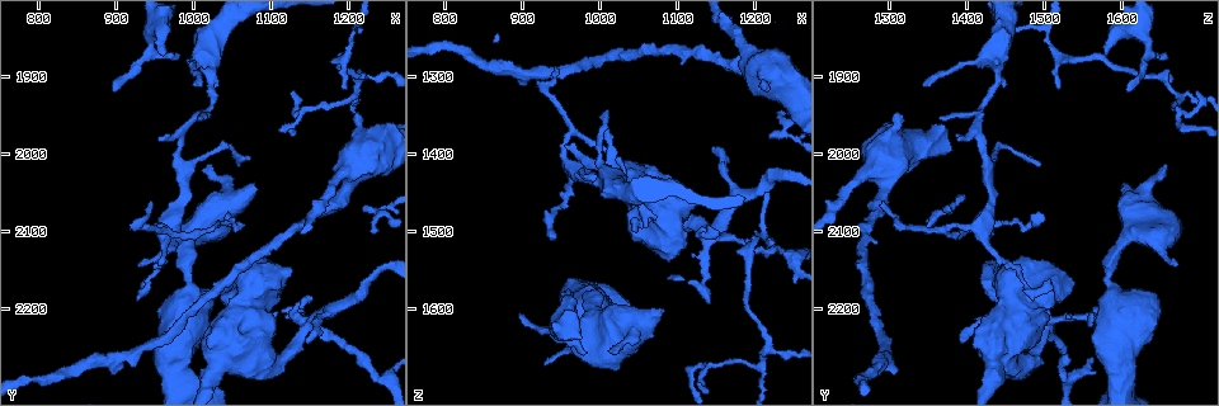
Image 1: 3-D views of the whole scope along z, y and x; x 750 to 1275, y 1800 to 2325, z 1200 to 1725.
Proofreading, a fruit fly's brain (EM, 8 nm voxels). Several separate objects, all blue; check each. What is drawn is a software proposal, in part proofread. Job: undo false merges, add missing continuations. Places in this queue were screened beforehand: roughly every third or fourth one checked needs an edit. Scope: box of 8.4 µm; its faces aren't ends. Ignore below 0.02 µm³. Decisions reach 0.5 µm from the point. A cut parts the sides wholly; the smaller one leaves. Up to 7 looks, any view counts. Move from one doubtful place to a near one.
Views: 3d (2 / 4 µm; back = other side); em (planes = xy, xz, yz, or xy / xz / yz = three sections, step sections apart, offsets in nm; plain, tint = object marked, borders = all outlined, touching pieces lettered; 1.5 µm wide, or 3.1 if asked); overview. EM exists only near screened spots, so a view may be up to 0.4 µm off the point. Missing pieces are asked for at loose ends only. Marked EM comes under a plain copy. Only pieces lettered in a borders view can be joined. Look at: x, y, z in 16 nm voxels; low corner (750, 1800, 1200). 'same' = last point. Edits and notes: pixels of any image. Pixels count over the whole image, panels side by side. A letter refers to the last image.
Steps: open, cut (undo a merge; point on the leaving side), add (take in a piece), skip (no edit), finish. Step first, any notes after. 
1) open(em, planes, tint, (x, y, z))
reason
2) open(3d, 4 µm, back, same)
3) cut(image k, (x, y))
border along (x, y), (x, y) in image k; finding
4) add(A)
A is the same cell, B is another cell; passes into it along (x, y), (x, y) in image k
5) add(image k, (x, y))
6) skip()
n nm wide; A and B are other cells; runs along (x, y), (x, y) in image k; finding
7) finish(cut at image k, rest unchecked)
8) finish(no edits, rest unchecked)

open(3d, 4 µm, (980, 1875, 1660))
an open end

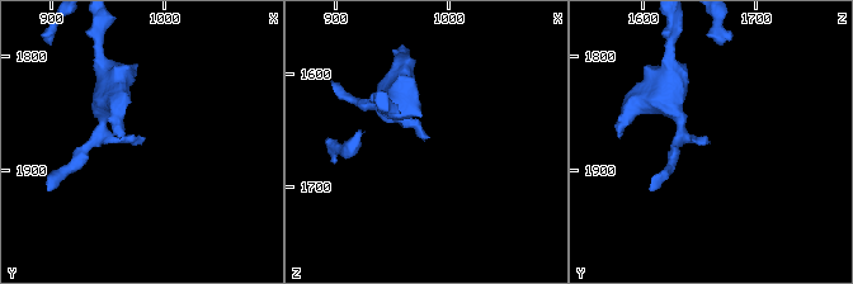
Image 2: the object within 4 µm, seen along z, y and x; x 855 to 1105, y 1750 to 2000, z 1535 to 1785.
open(em, xz, step 8, borders, (980, 1870, 1658))
shape alone is not enough

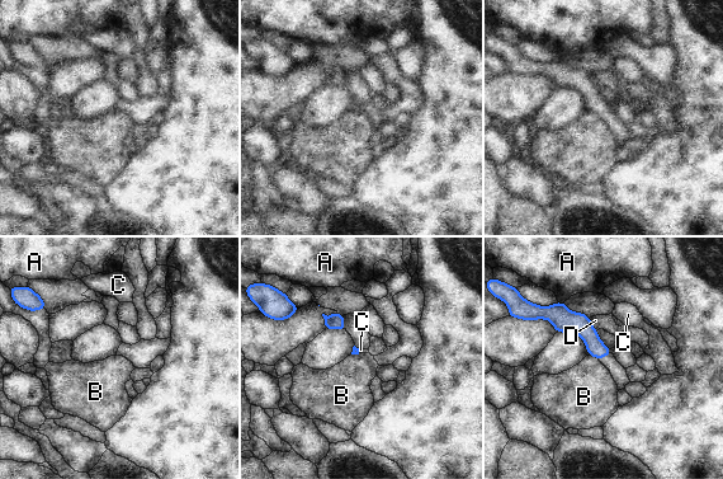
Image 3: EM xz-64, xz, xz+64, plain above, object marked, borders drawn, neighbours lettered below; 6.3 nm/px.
open(em, planes, borders, same)

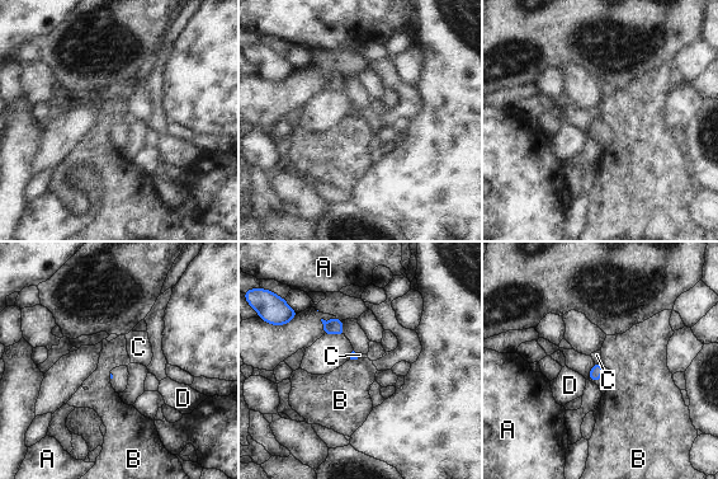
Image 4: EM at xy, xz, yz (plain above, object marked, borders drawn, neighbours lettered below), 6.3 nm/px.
skip()
B touches over 50 nm; A, B, C and D are other cells; border along (598, 362), (604, 366) in image 4; no lettered piece goes on from it

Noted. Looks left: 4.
open(3d, 4 µm, (1200, 1915, 1520))
thin end

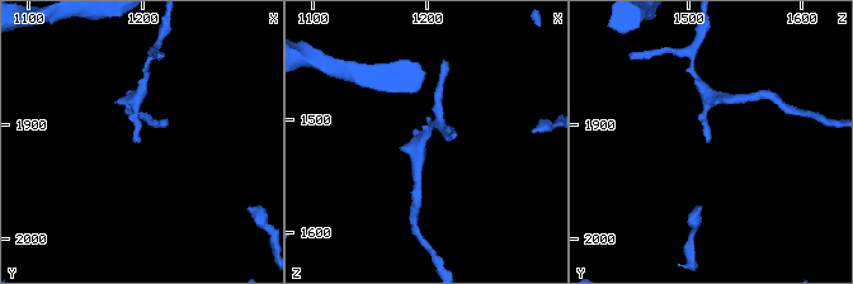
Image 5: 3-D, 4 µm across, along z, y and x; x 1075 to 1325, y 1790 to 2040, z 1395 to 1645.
open(em, yz, step 8, borders, (1196, 1914, 1518))

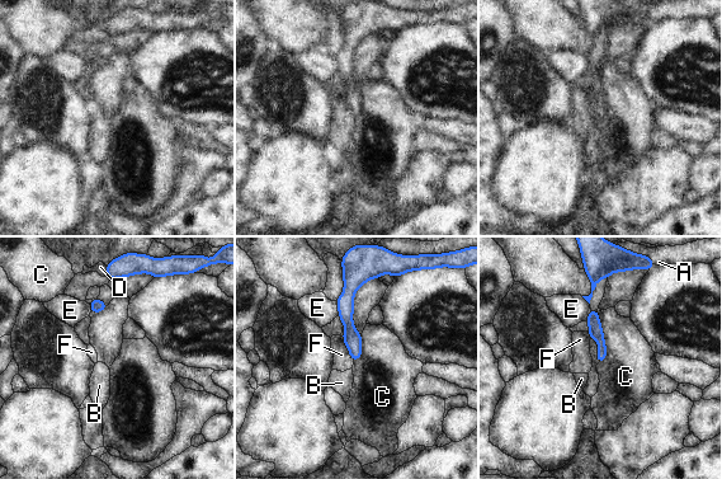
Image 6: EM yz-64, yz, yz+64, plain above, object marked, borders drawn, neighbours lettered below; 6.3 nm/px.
skip()
A, B, C, D, E and F are other cells; runs along (352, 282), (347, 320), (354, 357) in image 6; none of them fits

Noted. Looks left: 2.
open(em, xz, step 4, borders, (1250, 2290, 1530))
sharp bend

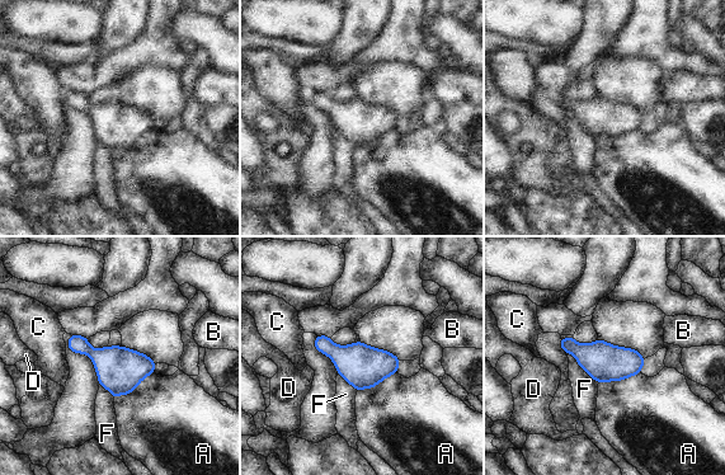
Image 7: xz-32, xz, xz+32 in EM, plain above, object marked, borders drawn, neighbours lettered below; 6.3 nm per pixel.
skip()
A touches over 320 nm; A, B, C, D and F are other cells; border along (154, 371), (133, 390), (114, 399) in image 7; continuous, no second cell

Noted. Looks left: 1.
finish(no edits, rest unchecked)

